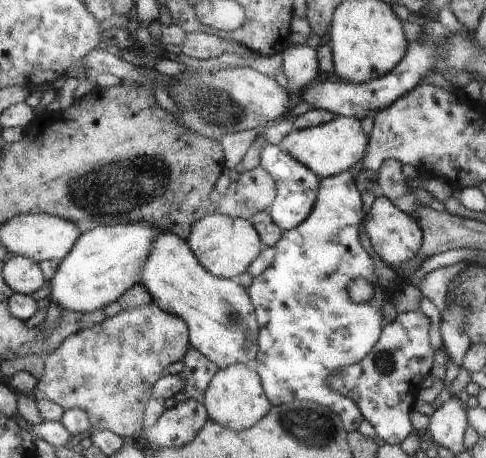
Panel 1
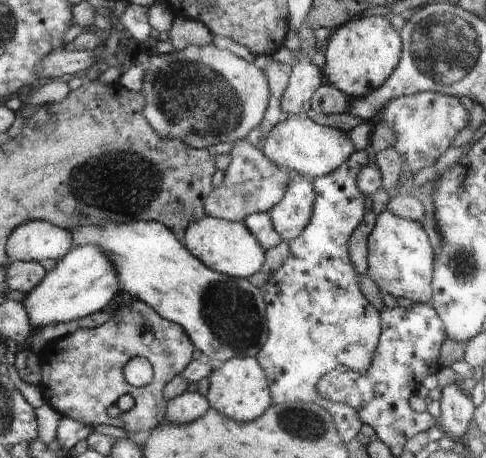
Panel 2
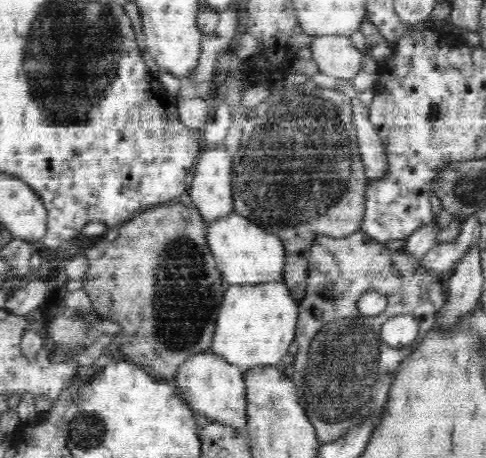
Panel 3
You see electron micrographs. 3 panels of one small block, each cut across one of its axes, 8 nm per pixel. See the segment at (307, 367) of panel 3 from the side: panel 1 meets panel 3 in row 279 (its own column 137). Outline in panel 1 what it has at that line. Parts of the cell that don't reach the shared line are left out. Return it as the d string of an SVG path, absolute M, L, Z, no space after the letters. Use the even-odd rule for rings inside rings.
M157 304L123 310L95 328L77 332L45 358L45 376L33 392L35 400L53 400L67 410L83 408L97 430L111 430L127 440L145 430L145 412L155 384L173 362L183 362L191 350L187 320L165 312Z

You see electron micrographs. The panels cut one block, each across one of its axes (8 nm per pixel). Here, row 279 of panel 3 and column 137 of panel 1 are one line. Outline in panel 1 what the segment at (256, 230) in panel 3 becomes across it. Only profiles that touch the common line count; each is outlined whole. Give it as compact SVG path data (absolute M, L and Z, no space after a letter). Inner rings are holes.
M145 222L99 226L83 234L71 256L61 262L61 268L51 282L51 300L73 312L99 312L101 308L119 302L141 282L143 264L147 264L157 234L159 228Z

